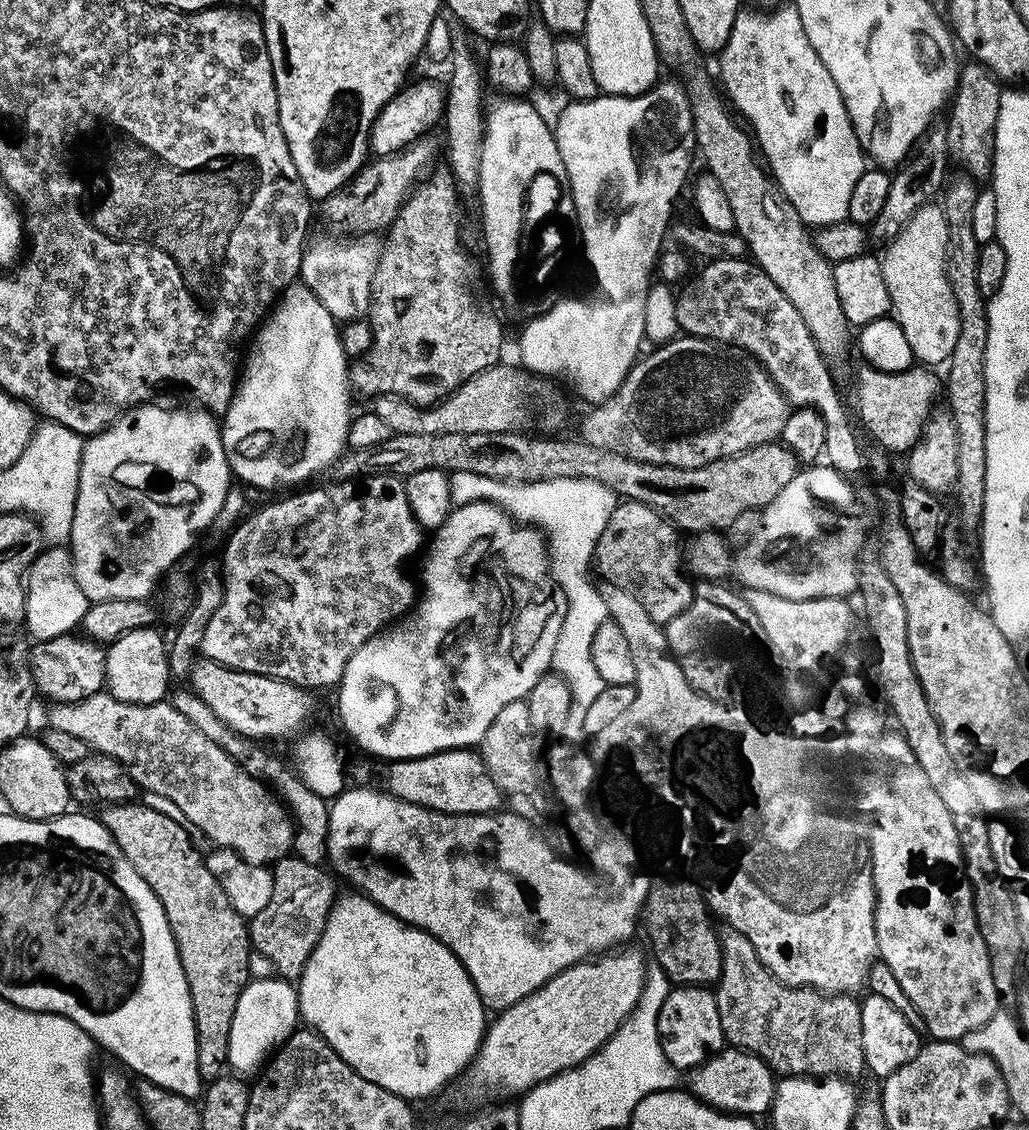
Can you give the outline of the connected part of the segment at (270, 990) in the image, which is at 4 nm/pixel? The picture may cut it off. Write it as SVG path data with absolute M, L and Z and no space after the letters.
M279 978L249 979L238 998L238 1006L234 1006L234 1018L230 1022L227 1067L236 1074L245 1074L244 1072L259 1073L265 1061L275 1053L281 1044L284 1044L290 1038L292 1032L297 1031L300 1023L301 1018L296 1006L296 990L289 981Z

